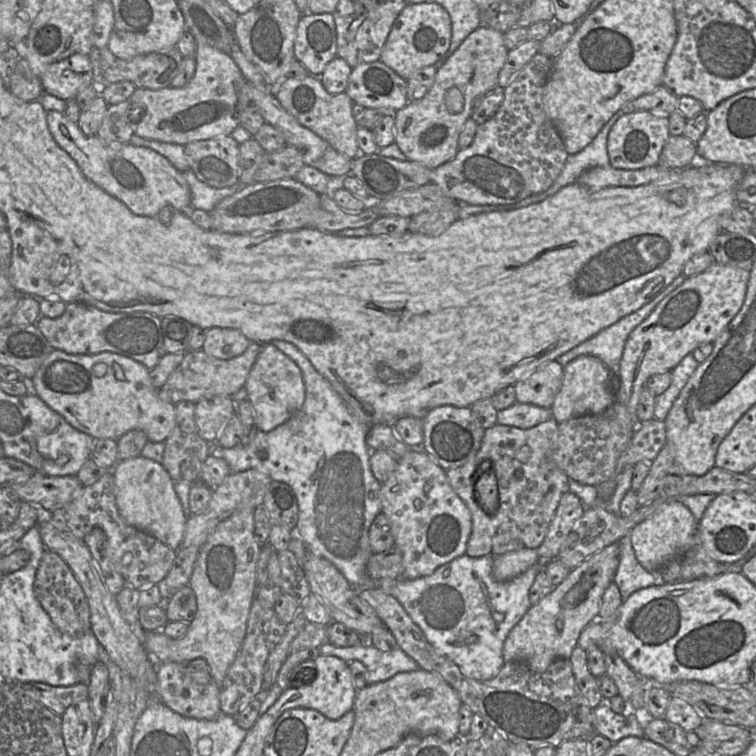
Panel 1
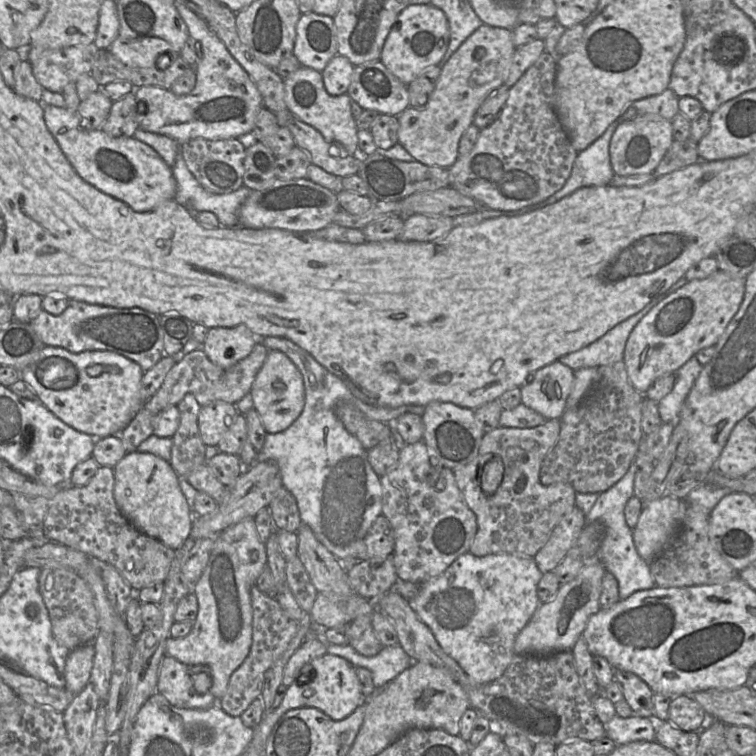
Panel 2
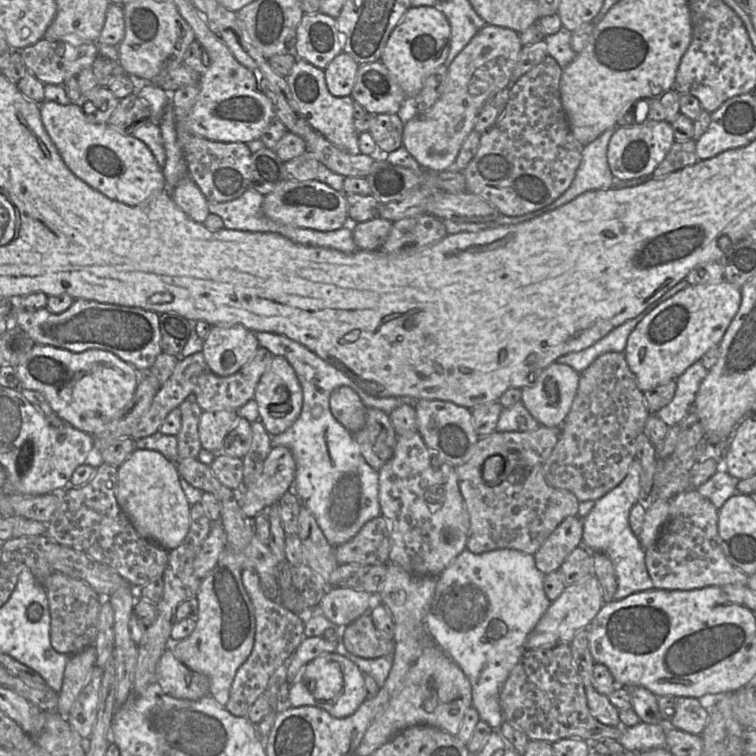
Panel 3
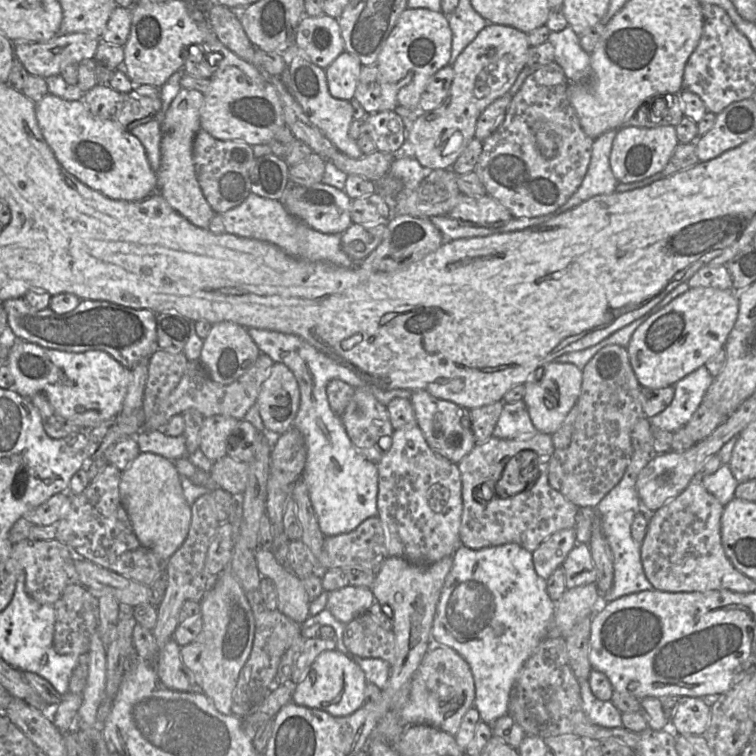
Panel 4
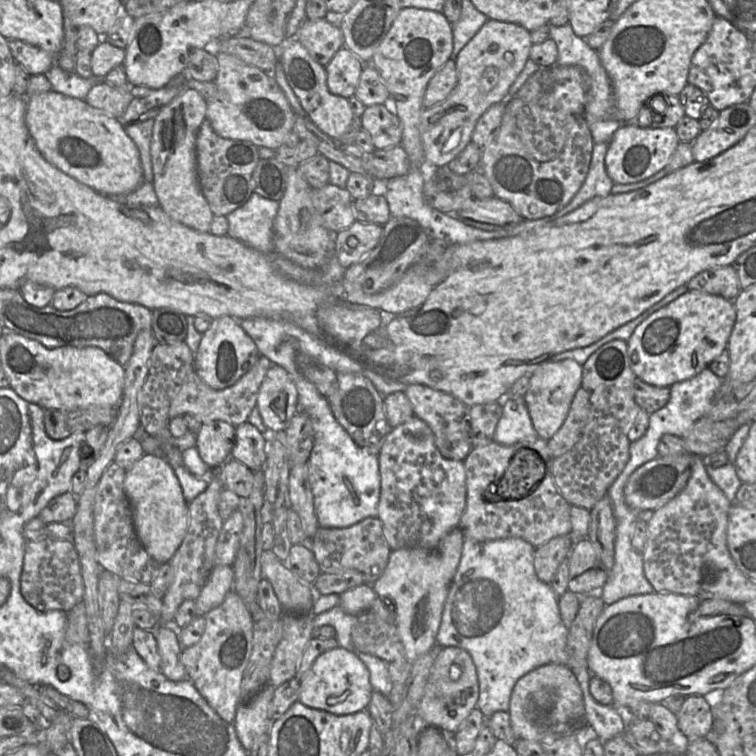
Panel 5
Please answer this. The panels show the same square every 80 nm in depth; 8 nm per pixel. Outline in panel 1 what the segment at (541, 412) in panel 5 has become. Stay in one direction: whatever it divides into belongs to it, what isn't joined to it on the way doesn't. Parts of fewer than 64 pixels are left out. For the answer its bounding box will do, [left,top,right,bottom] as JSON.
[513,361,564,408]

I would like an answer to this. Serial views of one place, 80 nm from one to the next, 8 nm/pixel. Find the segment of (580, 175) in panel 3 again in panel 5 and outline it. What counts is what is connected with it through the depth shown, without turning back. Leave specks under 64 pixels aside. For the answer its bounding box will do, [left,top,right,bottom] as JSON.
[549,142,614,221]

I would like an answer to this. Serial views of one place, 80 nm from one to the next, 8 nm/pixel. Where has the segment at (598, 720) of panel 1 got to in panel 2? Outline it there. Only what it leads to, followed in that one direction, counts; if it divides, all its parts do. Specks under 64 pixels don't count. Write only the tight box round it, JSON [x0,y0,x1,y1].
[603,714,656,745]

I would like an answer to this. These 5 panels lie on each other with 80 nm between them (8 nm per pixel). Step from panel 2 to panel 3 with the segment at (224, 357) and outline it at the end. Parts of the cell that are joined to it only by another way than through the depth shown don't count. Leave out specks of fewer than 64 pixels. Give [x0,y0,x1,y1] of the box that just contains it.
[202,325,259,377]

